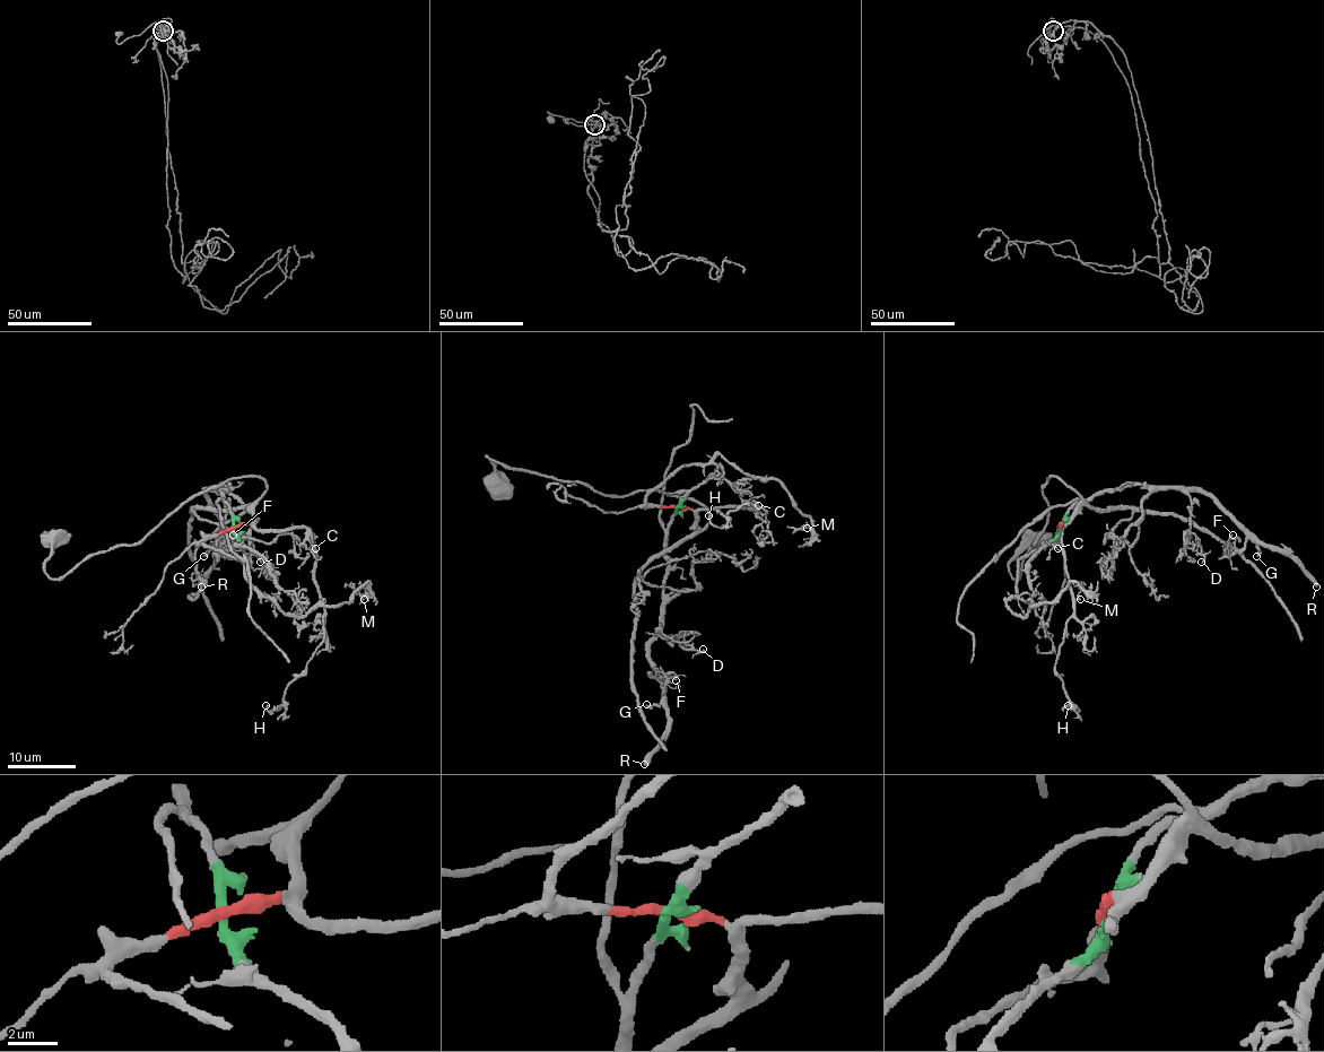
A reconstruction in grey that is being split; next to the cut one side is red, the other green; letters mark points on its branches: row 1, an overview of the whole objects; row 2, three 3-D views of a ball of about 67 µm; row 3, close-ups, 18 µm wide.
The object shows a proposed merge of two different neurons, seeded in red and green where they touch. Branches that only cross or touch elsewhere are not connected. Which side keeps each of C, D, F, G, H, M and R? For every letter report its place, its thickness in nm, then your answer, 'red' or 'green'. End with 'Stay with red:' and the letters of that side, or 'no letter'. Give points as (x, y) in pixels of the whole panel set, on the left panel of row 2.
C: (315, 548) | 220 nm | red
D: (260, 562) | 170 nm | green
F: (233, 535) | 220 nm | green
G: (203, 556) | 280 nm | green
H: (266, 705) | 160 nm | red
M: (364, 599) | 200 nm | red
R: (201, 587) | 440 nm | green
Stay with red: C, H, M

